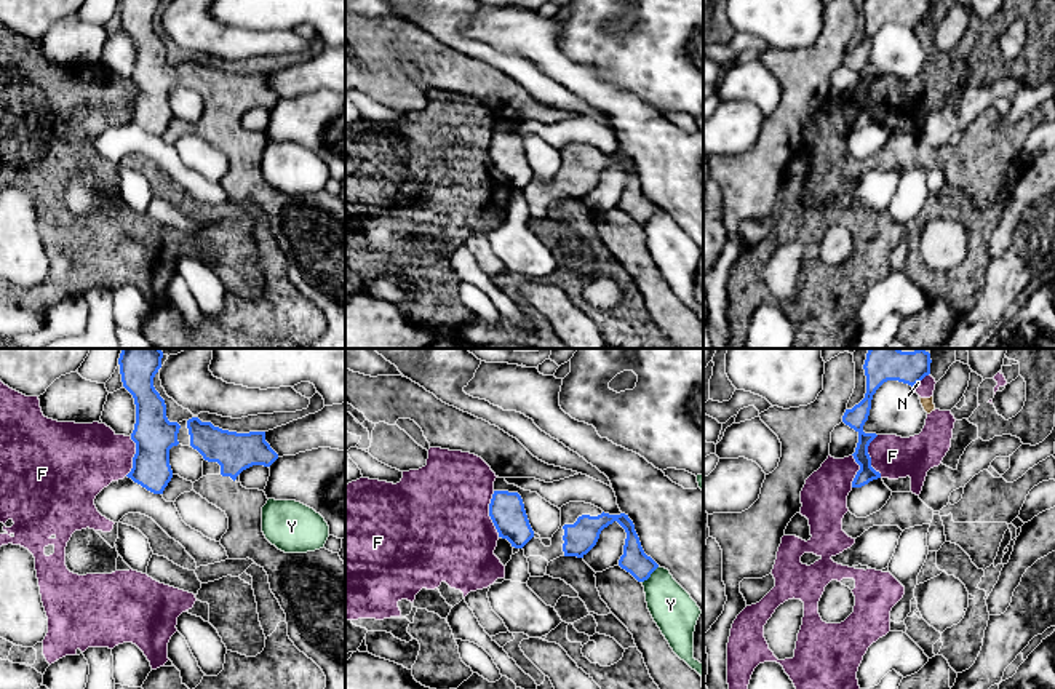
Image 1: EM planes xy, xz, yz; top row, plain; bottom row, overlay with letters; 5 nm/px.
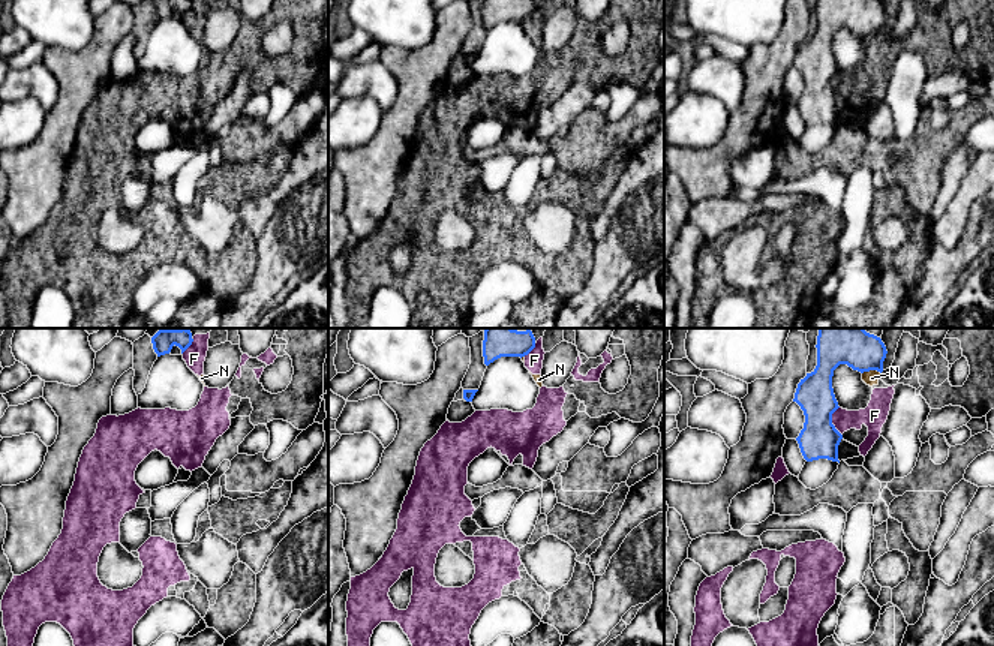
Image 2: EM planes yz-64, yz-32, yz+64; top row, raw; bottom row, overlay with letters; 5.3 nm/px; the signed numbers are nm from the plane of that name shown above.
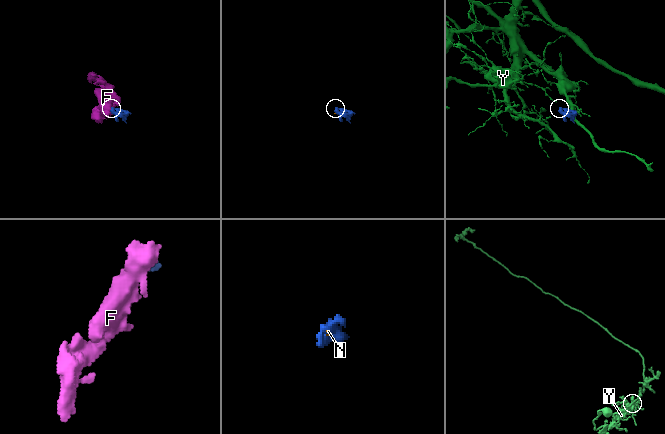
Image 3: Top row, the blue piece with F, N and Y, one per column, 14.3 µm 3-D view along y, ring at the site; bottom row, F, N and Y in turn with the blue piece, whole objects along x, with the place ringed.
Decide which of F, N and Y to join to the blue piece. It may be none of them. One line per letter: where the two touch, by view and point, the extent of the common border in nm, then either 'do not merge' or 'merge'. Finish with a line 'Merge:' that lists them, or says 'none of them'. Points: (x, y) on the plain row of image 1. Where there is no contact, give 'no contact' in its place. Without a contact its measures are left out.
F: xz (489, 155) | 240 nm | do not merge
N: yz (915, 26) | 40 nm | do not merge
Y: xz (649, 218) | 130 nm | do not merge
Merge: none of them

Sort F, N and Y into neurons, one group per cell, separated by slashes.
F N / Y

